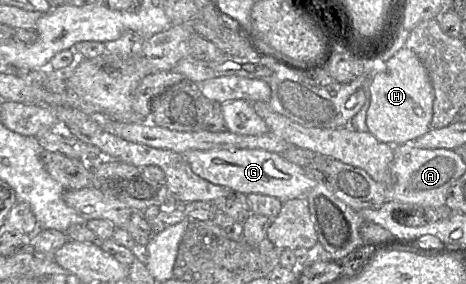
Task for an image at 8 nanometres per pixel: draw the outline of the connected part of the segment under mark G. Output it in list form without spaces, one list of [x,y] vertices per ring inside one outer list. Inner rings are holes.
[[[262,149],[192,150],[183,155],[192,171],[199,177],[245,195],[263,194],[275,197],[284,203],[306,197],[316,184],[302,167],[288,161],[281,154]]]

